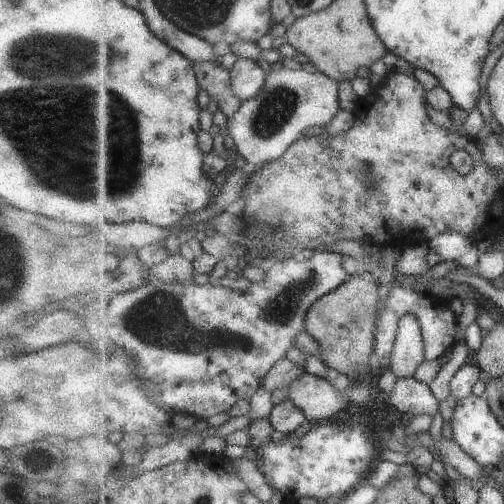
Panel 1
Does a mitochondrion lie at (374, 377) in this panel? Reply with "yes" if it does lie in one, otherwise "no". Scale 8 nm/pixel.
no

